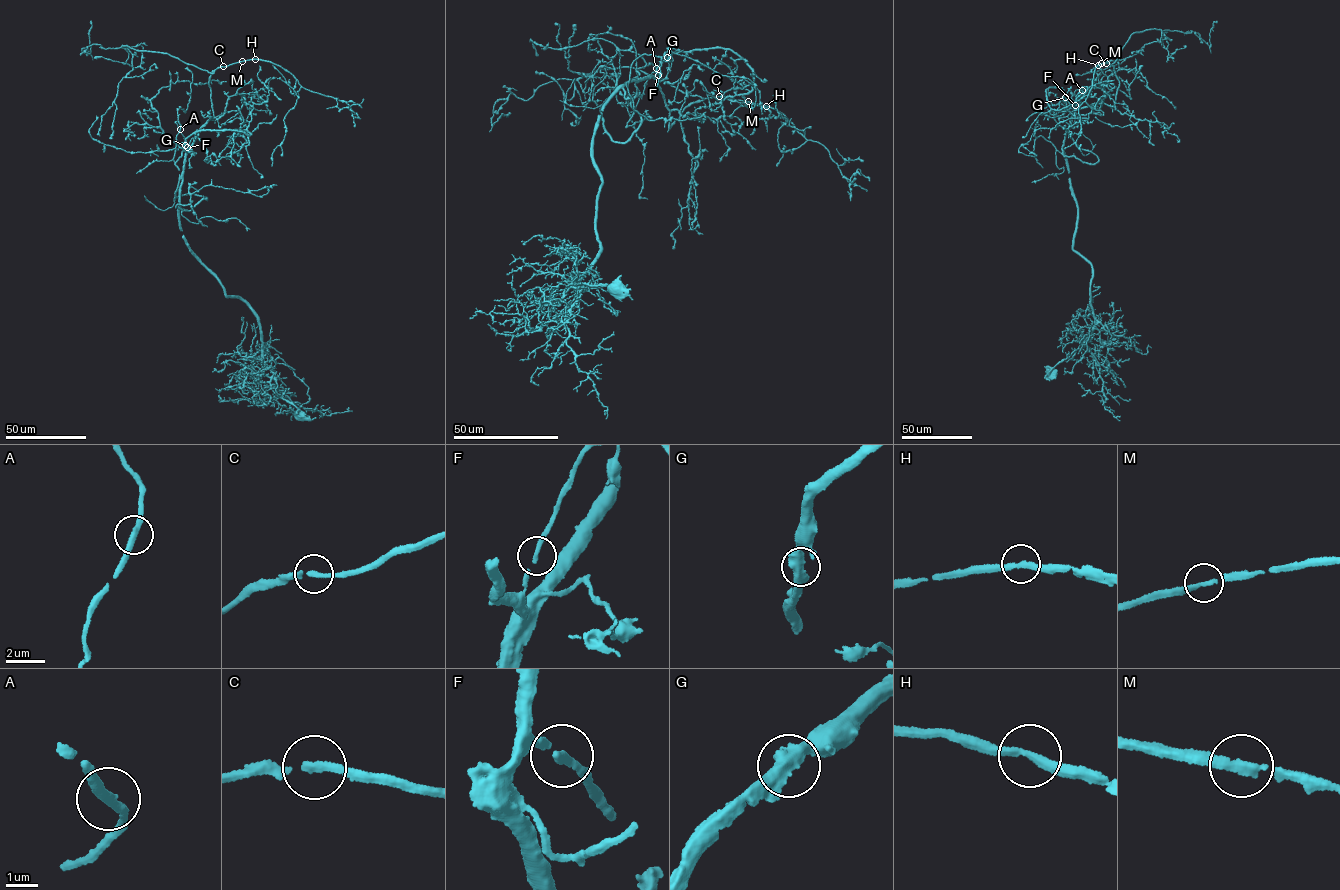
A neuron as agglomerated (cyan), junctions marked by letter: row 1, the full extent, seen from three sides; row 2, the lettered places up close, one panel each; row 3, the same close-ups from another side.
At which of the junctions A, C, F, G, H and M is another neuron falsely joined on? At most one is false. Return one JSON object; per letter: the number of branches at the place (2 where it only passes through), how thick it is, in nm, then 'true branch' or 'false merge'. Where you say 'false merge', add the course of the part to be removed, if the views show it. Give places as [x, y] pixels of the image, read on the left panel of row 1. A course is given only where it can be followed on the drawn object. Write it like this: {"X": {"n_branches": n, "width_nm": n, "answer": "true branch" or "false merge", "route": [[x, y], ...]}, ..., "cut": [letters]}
{"A": {"n_branches": 2, "width_nm": 280, "answer": "true branch"}, "C": {"n_branches": 2, "width_nm": 200, "answer": "true branch"}, "F": {"n_branches": 2, "width_nm": 200, "answer": "true branch"}, "G": {"n_branches": 2, "width_nm": 500, "answer": "true branch"}, "H": {"n_branches": 2, "width_nm": 280, "answer": "true branch"}, "M": {"n_branches": 2, "width_nm": 240, "answer": "true branch"}, "cut": []}

